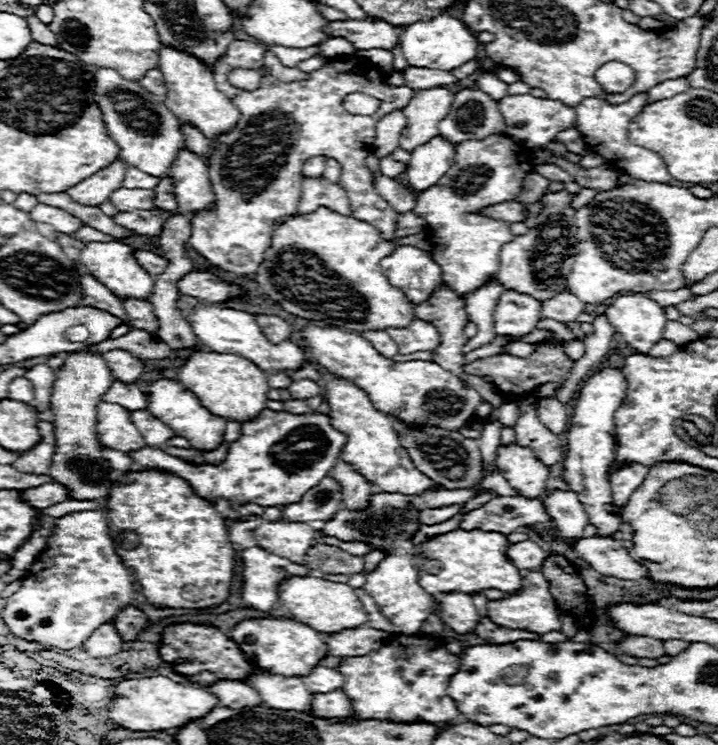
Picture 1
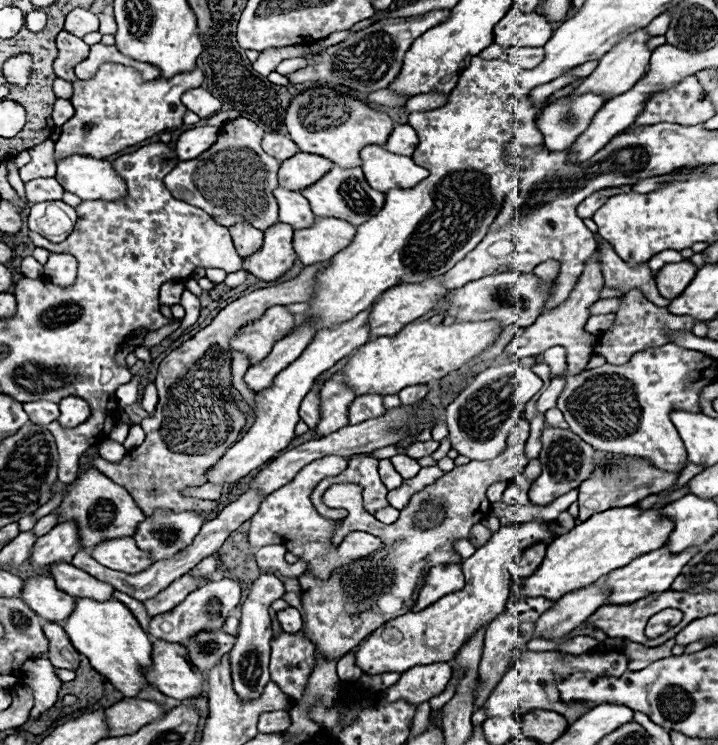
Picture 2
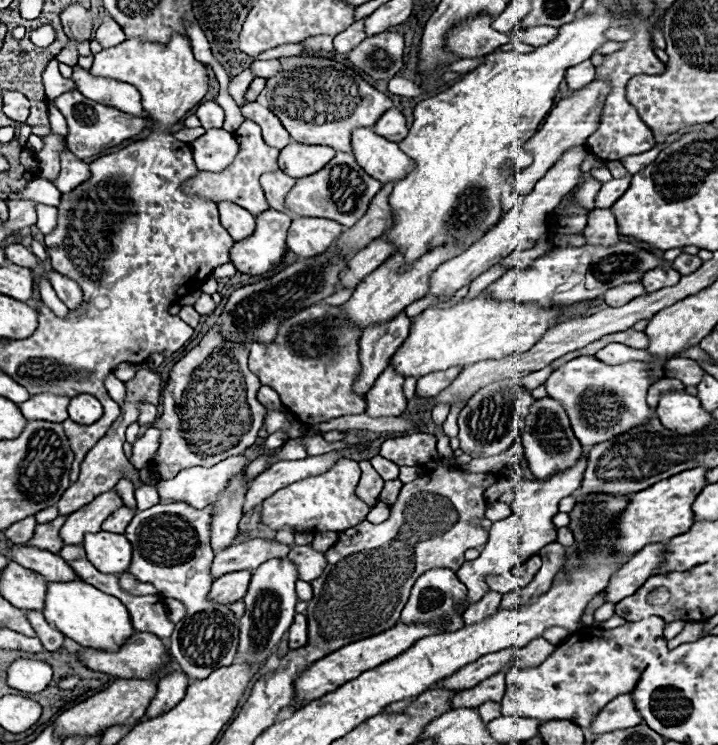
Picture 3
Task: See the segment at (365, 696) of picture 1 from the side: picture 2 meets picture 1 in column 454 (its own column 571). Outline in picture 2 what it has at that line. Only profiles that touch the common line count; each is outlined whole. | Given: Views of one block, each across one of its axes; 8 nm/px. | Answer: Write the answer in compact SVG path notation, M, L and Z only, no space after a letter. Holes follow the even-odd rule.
M524 652L516 664L514 670L510 670L500 682L498 686L492 690L492 694L488 696L488 700L484 702L484 710L488 717L512 716L514 710L520 712L528 712L528 710L556 710L558 714L562 714L570 724L572 720L578 720L588 708L584 708L584 704L580 702L572 702L572 704L564 704L560 702L560 696L556 692L556 686L552 682L552 674L560 674L560 676L568 676L572 672L594 672L596 676L622 676L624 672L628 672L628 656L626 654L618 654L618 652L610 652L610 654L598 654L598 652L590 652L590 654L582 654L582 656L572 656L572 654L560 654L560 652Z

